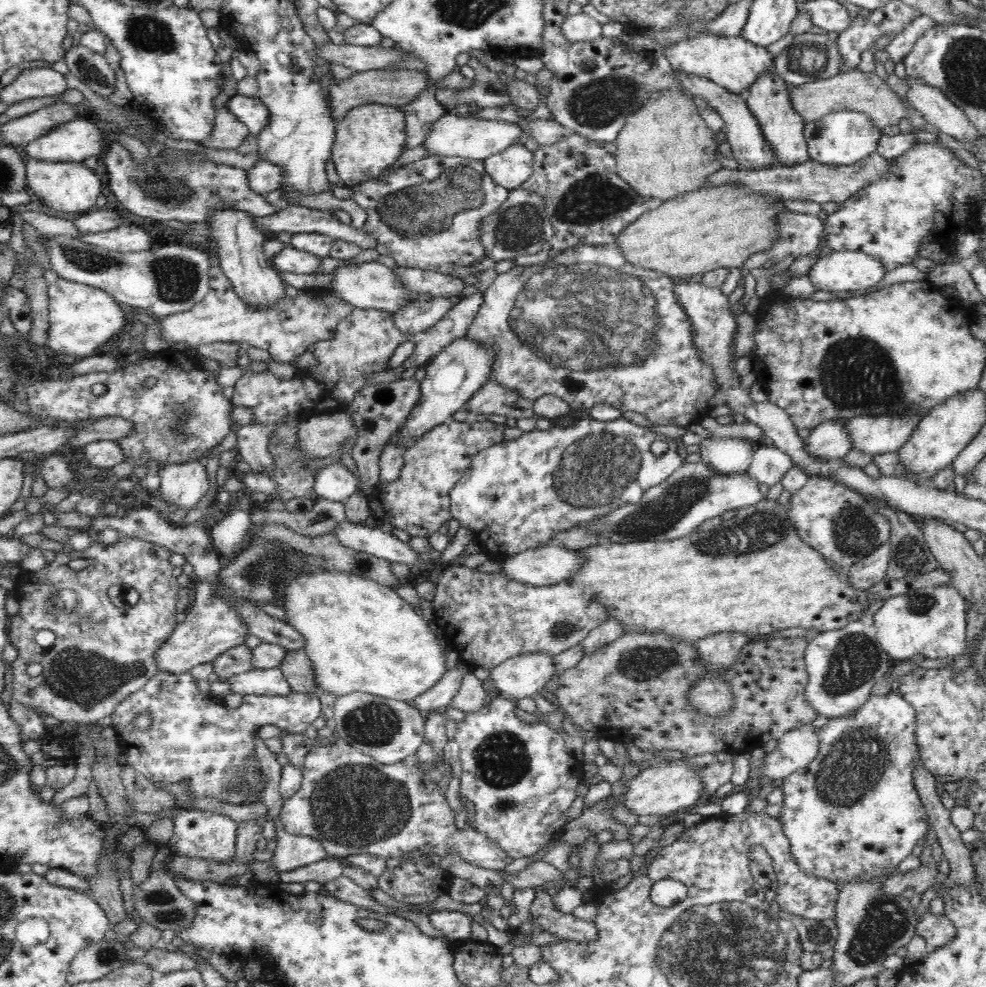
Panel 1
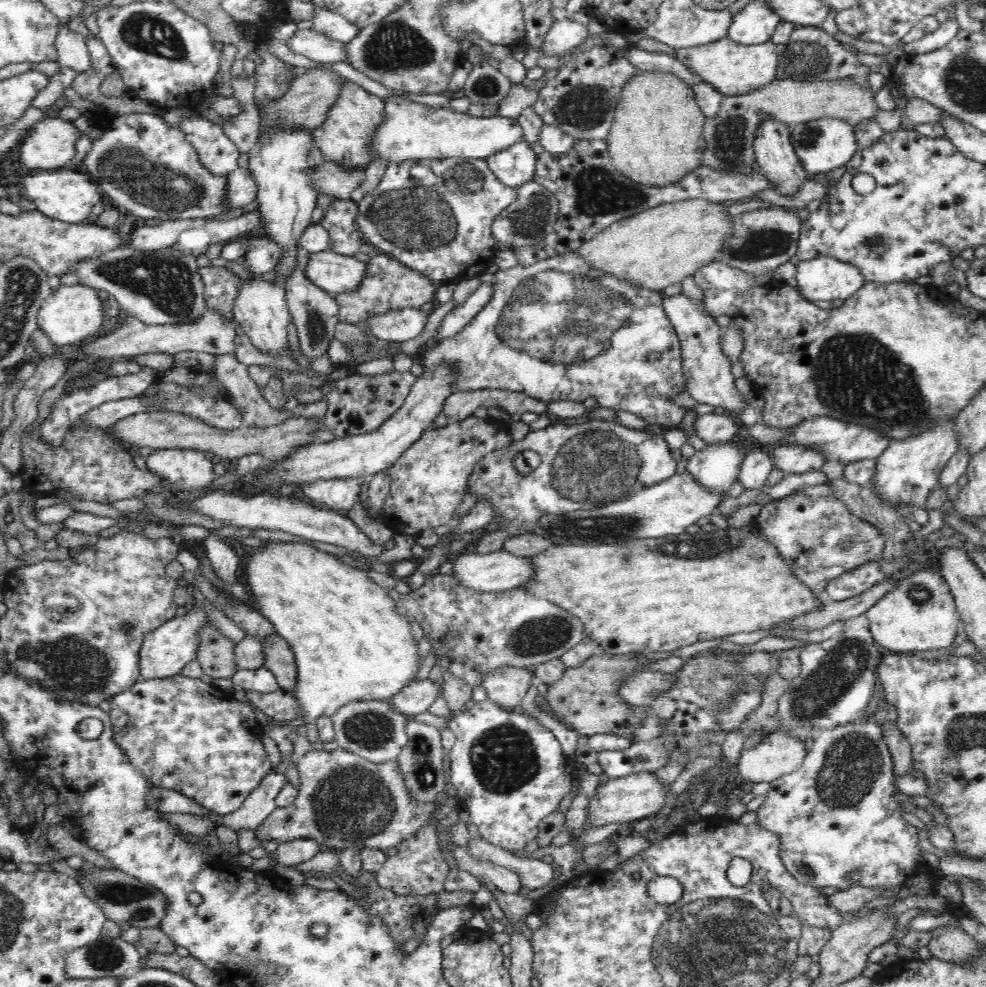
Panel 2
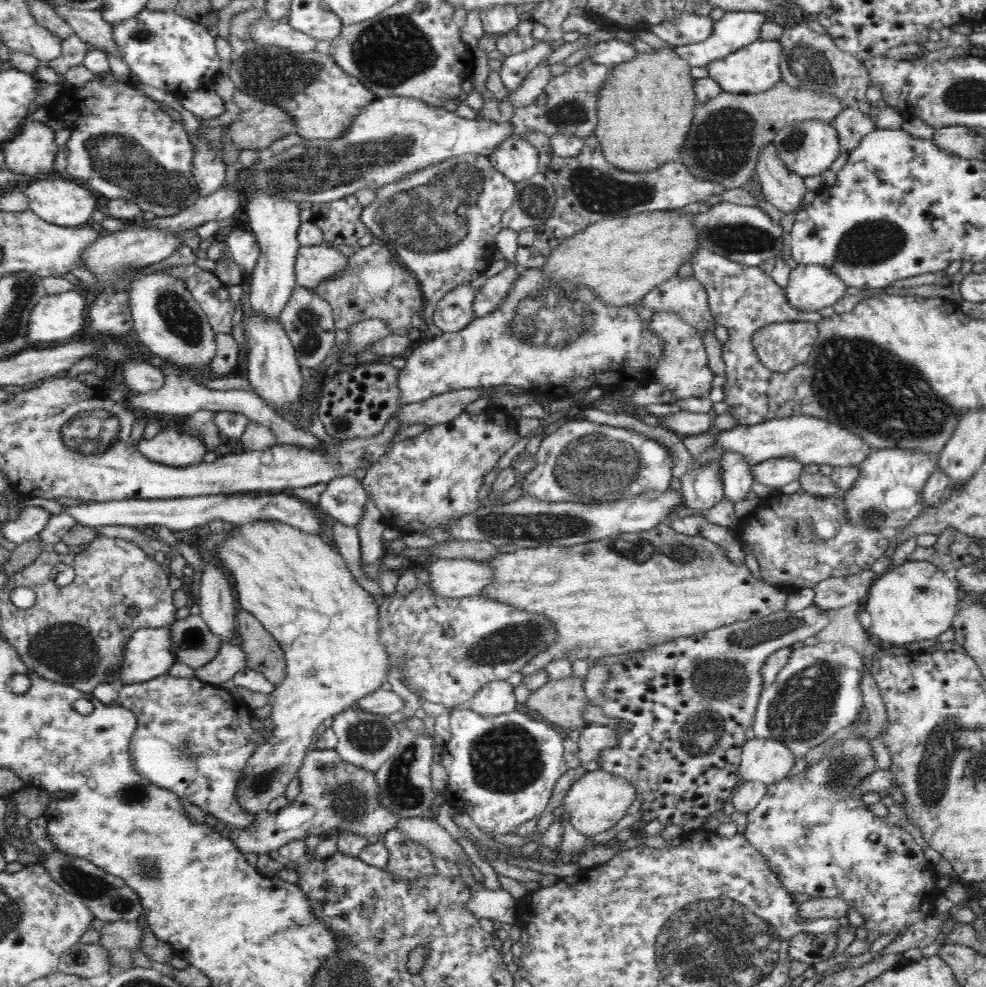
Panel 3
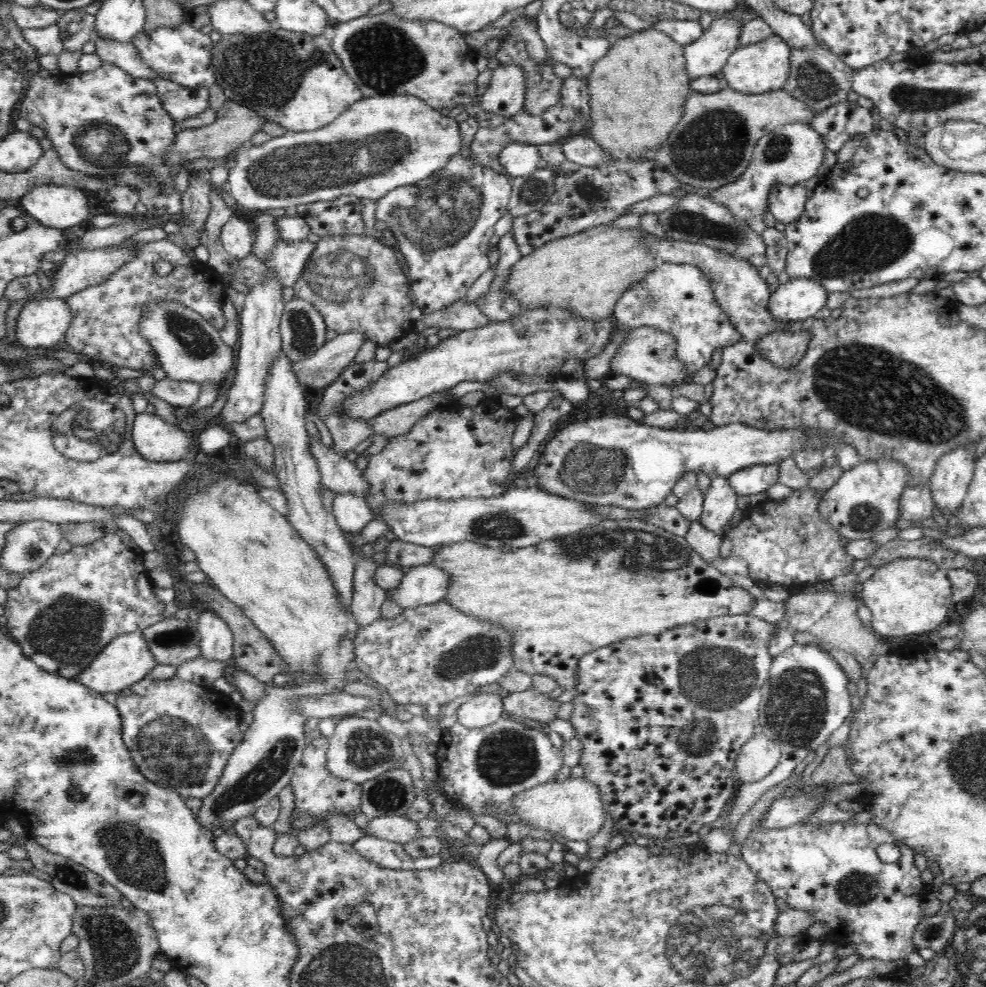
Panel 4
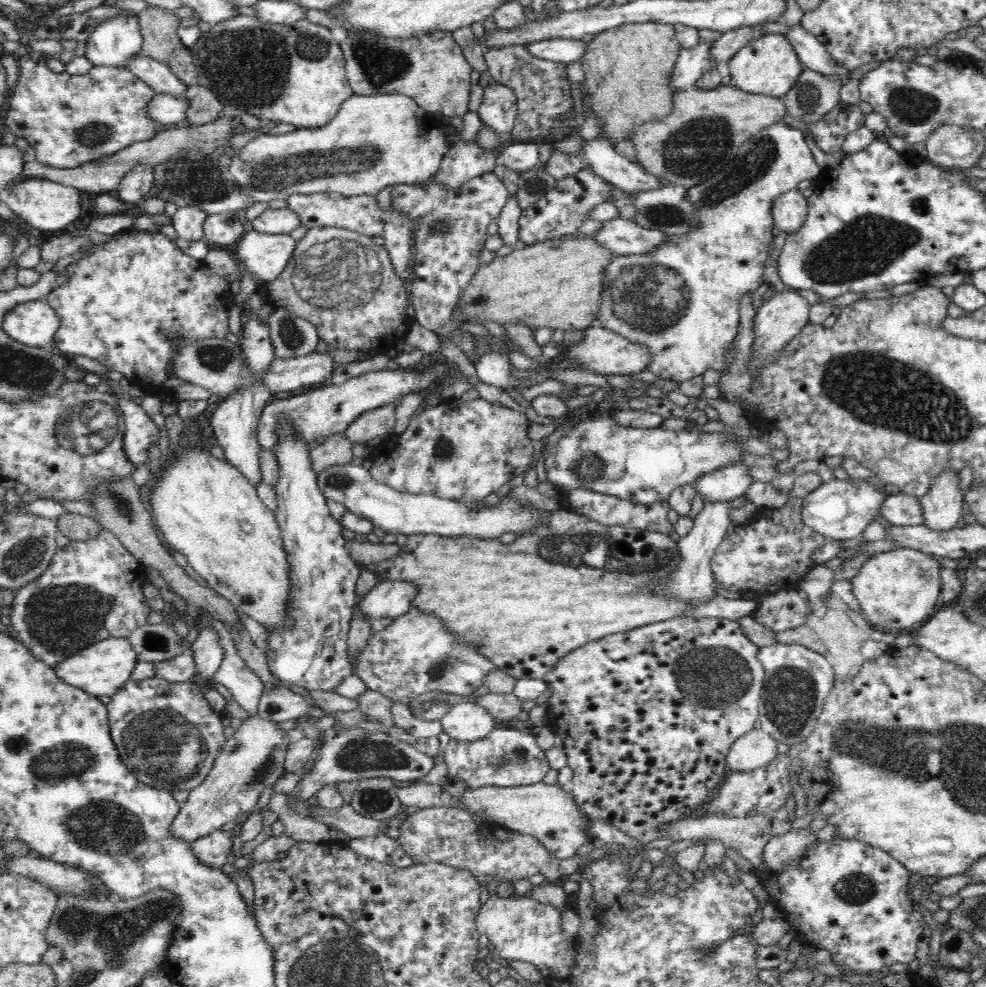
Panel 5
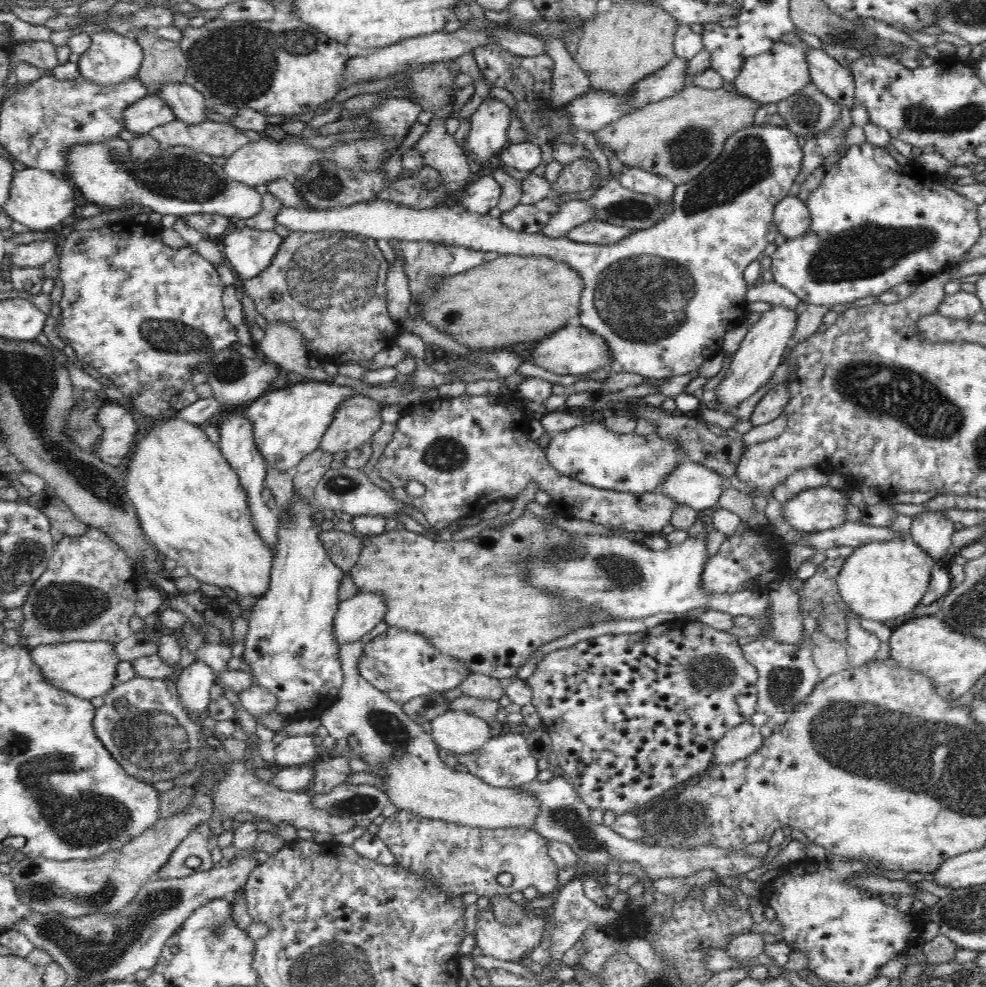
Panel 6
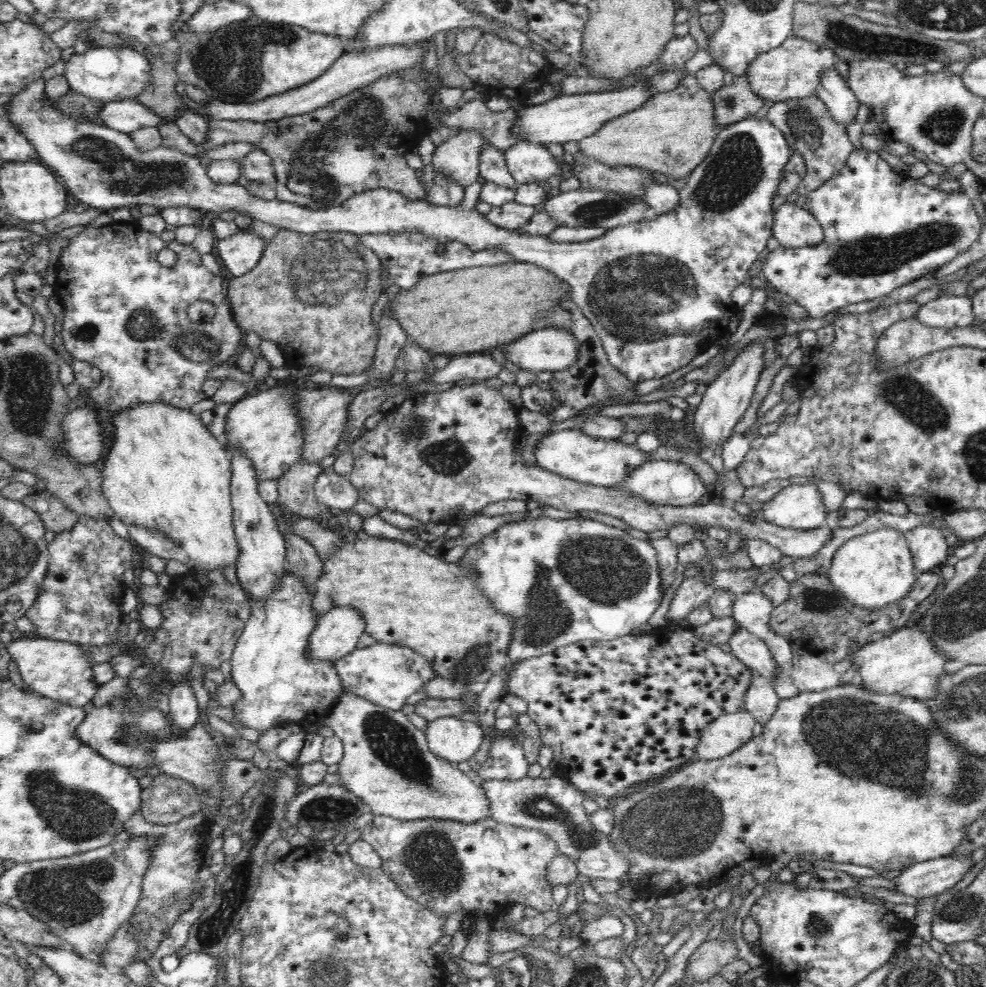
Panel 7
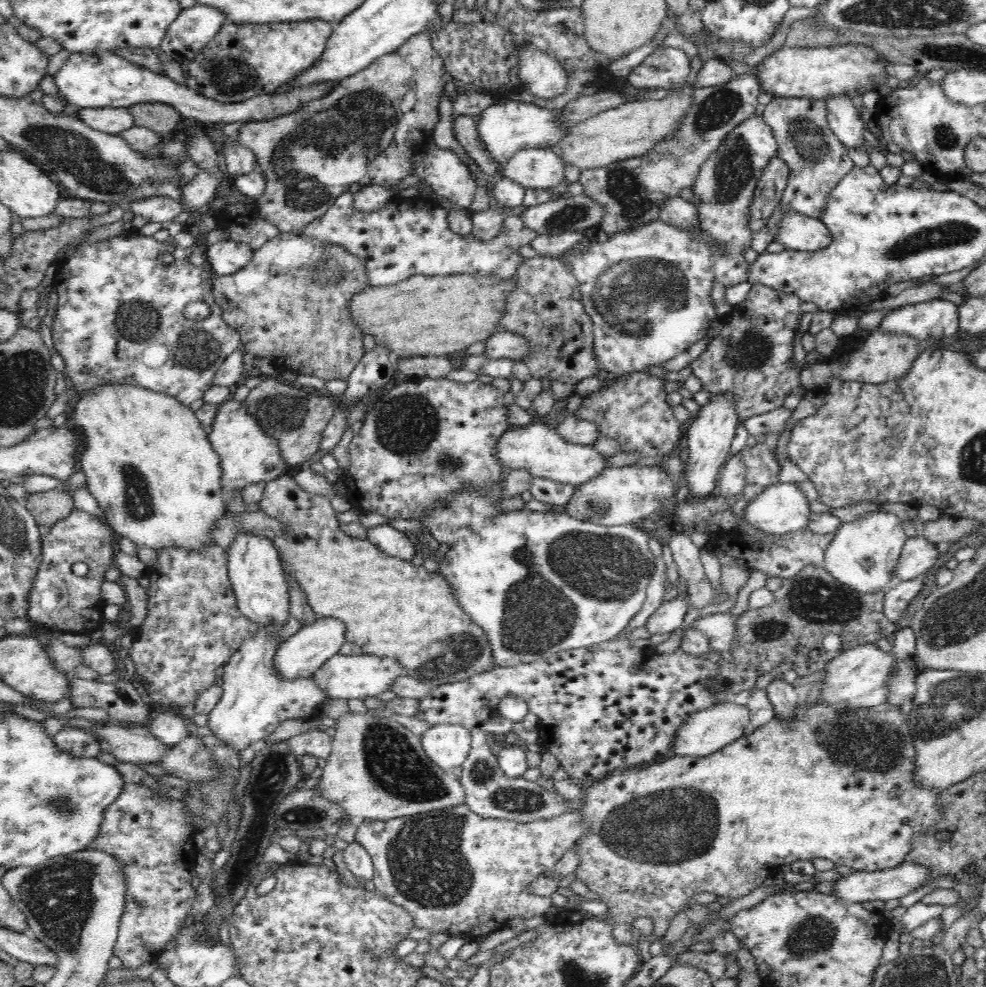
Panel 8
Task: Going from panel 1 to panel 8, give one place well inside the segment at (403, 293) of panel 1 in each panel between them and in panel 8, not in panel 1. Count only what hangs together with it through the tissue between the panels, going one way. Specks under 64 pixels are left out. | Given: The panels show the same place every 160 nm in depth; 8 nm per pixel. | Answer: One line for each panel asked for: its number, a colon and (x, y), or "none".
2: (335, 273)
3: (314, 263)
4: (288, 259)
5: (266, 255)
6: (248, 251)
7: (239, 253)
8: (223, 258)

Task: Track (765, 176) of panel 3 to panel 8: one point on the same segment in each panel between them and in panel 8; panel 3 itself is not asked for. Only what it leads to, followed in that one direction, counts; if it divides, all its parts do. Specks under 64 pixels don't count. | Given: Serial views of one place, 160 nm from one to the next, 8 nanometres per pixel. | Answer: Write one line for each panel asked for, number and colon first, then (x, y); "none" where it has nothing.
4: (787, 203)
5: (789, 210)
6: (792, 217)
7: (793, 226)
8: (798, 232)

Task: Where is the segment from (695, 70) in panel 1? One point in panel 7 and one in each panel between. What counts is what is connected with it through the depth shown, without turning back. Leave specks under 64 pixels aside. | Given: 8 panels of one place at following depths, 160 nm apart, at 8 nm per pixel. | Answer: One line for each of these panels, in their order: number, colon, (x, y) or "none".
2: (734, 69)
3: (755, 68)
4: (763, 67)
5: (769, 66)
6: (770, 77)
7: (793, 70)

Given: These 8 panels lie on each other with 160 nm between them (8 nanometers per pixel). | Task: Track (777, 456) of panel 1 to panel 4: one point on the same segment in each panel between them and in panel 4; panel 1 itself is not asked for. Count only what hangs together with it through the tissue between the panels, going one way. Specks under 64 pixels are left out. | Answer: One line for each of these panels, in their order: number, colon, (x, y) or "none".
2: (757, 466)
3: (737, 475)
4: (720, 505)

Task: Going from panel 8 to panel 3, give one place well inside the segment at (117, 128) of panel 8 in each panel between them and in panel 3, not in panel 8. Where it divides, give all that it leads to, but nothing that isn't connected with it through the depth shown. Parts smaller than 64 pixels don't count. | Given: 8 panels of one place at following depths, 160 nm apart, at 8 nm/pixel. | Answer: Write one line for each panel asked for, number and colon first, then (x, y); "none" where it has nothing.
3: (203, 103)
4: (181, 103)
5: (164, 109)
6: (147, 113)
7: (127, 116)

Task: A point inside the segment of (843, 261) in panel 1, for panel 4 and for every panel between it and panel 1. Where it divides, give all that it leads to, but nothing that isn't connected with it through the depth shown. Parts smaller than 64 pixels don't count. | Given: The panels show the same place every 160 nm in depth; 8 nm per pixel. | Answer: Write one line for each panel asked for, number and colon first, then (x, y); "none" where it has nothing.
2: (826, 278)
3: (809, 288)
4: (800, 298)

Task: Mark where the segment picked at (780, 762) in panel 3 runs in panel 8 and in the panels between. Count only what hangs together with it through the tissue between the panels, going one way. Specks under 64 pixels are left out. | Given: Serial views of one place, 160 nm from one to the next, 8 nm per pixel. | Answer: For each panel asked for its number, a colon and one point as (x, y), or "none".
4: (759, 756)
5: (755, 749)
6: (744, 739)
7: (727, 733)
8: (703, 733)

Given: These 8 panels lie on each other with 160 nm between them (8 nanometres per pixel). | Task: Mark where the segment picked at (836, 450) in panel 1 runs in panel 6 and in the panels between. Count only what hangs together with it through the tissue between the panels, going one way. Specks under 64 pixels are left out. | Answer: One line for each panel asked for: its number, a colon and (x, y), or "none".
2: (793, 459)
3: (775, 473)
4: (753, 480)
5: (725, 484)
6: (692, 484)

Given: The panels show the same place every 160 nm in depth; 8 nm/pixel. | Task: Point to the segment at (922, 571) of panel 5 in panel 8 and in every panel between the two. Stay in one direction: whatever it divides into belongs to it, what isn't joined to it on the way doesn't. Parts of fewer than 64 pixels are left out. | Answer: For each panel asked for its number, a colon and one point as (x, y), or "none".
6: (881, 581)
7: (873, 570)
8: (862, 556)

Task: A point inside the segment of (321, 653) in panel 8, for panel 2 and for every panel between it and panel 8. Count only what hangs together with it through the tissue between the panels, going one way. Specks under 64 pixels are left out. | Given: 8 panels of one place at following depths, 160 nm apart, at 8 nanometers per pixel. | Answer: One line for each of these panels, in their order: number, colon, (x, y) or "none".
2: (497, 571)
3: (453, 578)
4: (426, 584)
5: (391, 598)
6: (357, 616)
7: (335, 634)

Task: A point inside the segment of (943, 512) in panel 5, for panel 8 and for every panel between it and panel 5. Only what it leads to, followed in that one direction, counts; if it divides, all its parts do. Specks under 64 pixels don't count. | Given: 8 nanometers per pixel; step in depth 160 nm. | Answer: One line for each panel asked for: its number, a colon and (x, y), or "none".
6: (932, 532)
7: (929, 549)
8: (917, 557)

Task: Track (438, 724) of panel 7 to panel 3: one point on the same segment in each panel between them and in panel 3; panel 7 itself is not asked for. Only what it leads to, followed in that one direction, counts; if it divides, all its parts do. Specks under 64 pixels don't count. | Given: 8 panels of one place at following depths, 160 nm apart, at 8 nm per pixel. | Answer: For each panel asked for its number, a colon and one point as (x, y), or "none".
3: (496, 698)
4: (484, 709)
5: (466, 722)
6: (459, 732)

